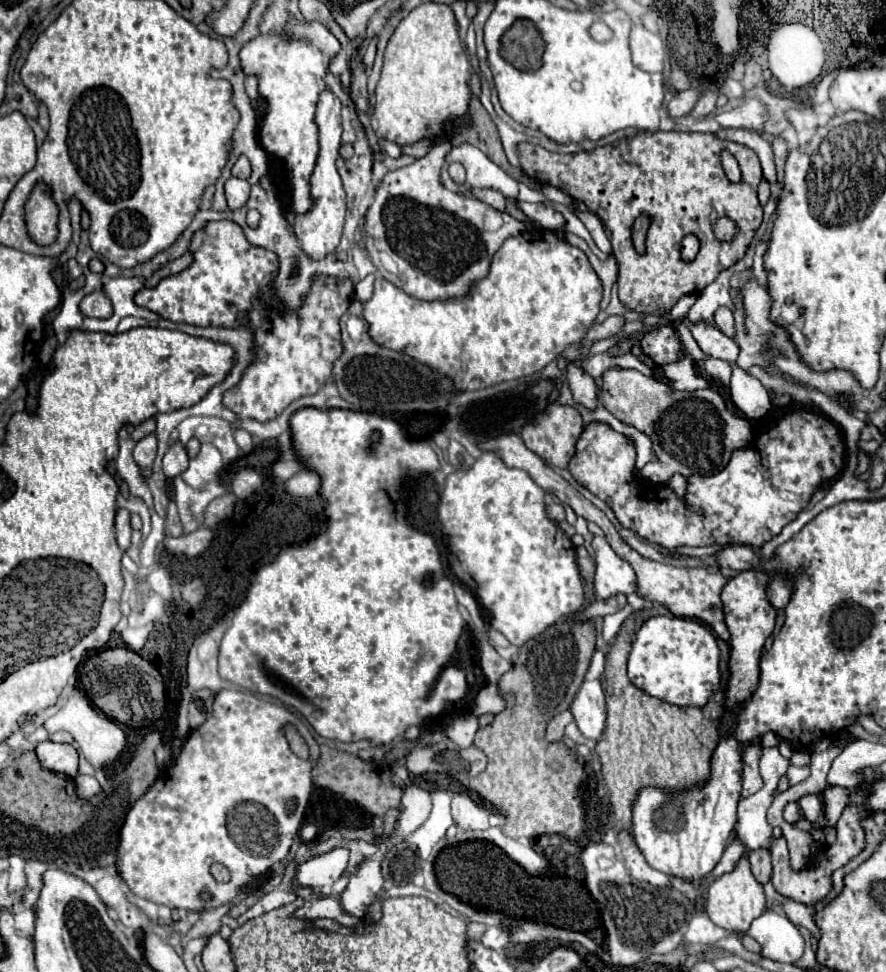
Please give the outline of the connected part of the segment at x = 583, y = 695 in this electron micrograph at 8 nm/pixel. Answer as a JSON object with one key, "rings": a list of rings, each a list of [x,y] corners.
{"rings":[[[600,679],[584,681],[570,705],[574,721],[584,737],[598,741],[604,731],[606,707],[604,707],[604,691],[600,687]]]}

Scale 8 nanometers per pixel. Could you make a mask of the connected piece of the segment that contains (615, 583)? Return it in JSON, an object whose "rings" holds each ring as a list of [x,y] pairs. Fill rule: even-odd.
{"rings":[[[594,537],[592,547],[596,551],[596,599],[608,599],[618,593],[630,595],[636,589],[636,577],[630,565],[612,551],[604,537]]]}

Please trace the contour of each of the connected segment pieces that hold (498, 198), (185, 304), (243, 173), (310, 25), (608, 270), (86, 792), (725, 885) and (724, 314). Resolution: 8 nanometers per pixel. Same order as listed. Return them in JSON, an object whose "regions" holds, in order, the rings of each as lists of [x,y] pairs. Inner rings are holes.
{"regions":[[[[472,189],[472,195],[474,195],[476,199],[480,199],[482,203],[492,205],[492,207],[498,209],[498,211],[504,211],[506,199],[504,199],[504,195],[502,195],[498,189]]],[[[230,219],[208,221],[192,235],[188,251],[194,261],[178,275],[162,279],[152,289],[134,295],[136,305],[146,307],[174,323],[198,327],[240,327],[248,325],[254,335],[254,361],[242,379],[224,393],[222,405],[232,409],[238,419],[270,421],[292,401],[314,395],[320,387],[334,381],[332,365],[342,355],[340,317],[352,301],[352,283],[326,275],[314,275],[308,295],[300,309],[286,309],[274,289],[278,255],[270,249],[248,243],[242,227]]],[[[240,155],[232,167],[232,175],[234,177],[240,177],[240,179],[248,179],[250,175],[250,165],[248,165],[248,159],[244,155]]],[[[290,17],[284,29],[284,37],[278,33],[258,35],[244,43],[240,49],[240,67],[244,75],[258,77],[258,93],[266,99],[266,121],[260,125],[262,147],[286,161],[288,181],[292,189],[292,208],[302,214],[312,207],[308,193],[308,177],[316,165],[318,133],[314,123],[316,101],[326,89],[326,71],[330,61],[340,51],[338,39],[316,21],[302,23]]],[[[592,251],[588,255],[588,259],[590,259],[594,271],[598,273],[598,277],[600,277],[602,285],[604,285],[604,295],[602,295],[602,309],[604,309],[610,303],[610,289],[618,279],[618,265],[616,265],[616,259],[612,255],[606,261],[600,261]]],[[[76,775],[76,793],[80,799],[92,799],[100,791],[100,783],[92,775]]],[[[742,857],[734,871],[724,873],[722,877],[718,877],[716,881],[710,883],[708,887],[708,897],[706,897],[706,913],[708,917],[730,931],[746,931],[748,925],[752,923],[754,917],[758,917],[762,911],[766,909],[766,899],[764,899],[764,891],[762,885],[756,881],[756,877],[750,871],[750,863],[746,857]]],[[[720,307],[716,313],[714,313],[714,321],[716,325],[720,327],[722,333],[726,333],[728,337],[734,337],[736,335],[736,329],[734,329],[734,315],[728,307]]]]}

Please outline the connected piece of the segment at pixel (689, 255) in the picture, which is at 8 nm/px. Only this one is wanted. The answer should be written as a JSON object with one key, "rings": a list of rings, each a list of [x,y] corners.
{"rings":[[[686,235],[684,241],[682,241],[682,257],[686,259],[694,259],[696,253],[698,253],[698,247],[700,247],[700,241],[696,239],[696,235]]]}

